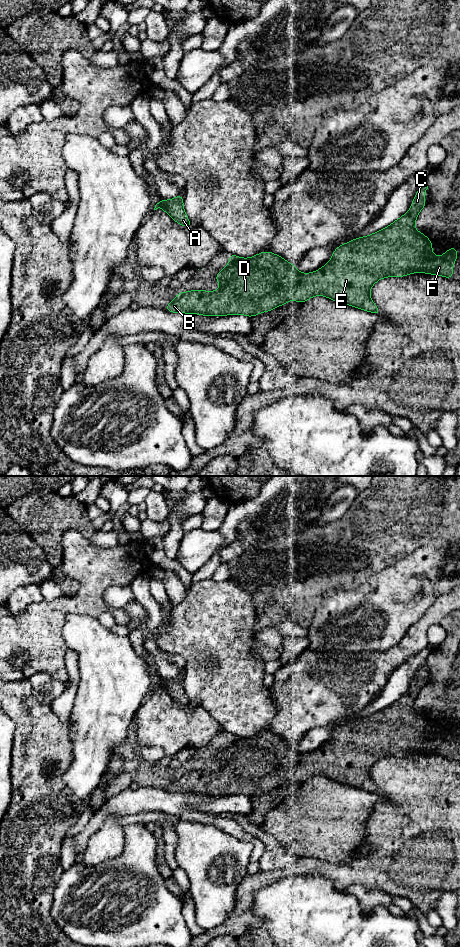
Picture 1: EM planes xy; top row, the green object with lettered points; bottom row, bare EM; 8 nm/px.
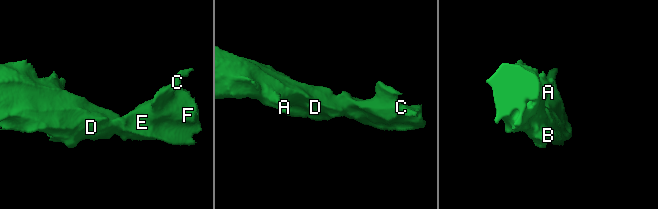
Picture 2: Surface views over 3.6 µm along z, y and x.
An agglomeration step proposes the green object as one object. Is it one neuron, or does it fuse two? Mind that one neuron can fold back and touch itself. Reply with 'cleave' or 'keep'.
keep

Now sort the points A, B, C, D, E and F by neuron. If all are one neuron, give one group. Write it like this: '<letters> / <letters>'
A B C D E F

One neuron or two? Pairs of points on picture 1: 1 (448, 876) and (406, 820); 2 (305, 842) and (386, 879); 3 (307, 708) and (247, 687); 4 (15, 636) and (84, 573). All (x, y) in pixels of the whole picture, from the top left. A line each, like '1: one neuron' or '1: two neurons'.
1: one neuron
2: two neurons
3: two neurons
4: one neuron

